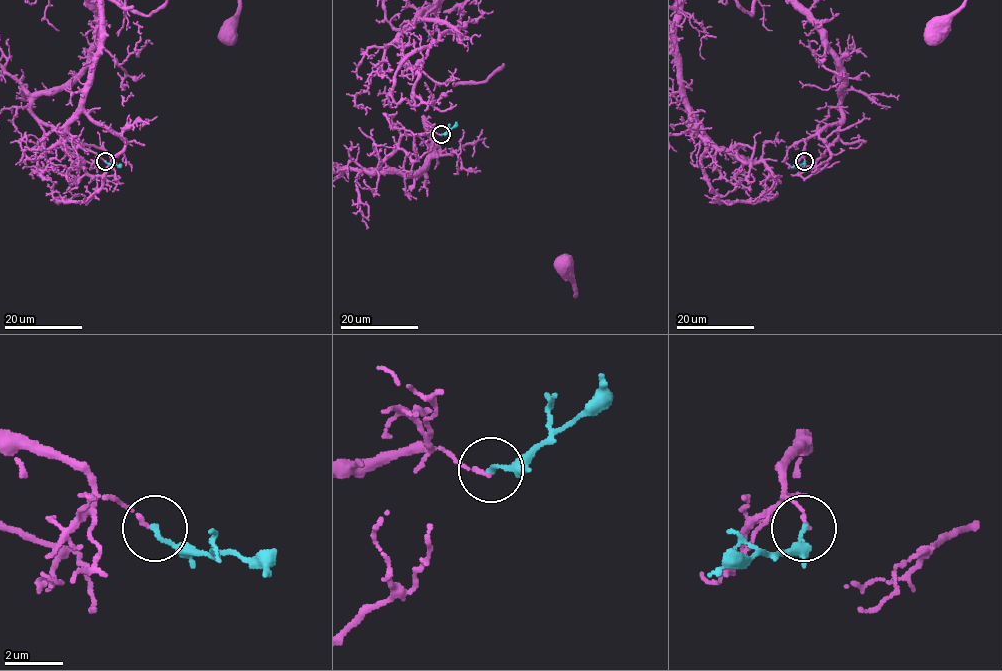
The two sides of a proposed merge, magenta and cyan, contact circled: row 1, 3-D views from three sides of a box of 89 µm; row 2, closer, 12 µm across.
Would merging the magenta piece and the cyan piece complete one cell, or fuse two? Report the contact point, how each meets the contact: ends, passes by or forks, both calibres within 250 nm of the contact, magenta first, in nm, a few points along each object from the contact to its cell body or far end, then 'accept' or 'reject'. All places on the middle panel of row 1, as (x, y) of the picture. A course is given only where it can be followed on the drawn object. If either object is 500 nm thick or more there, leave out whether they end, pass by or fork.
(441, 134) | magenta ends | cyan ends | 120/180 nm | cyan via (441, 134), (456, 122) | reject

